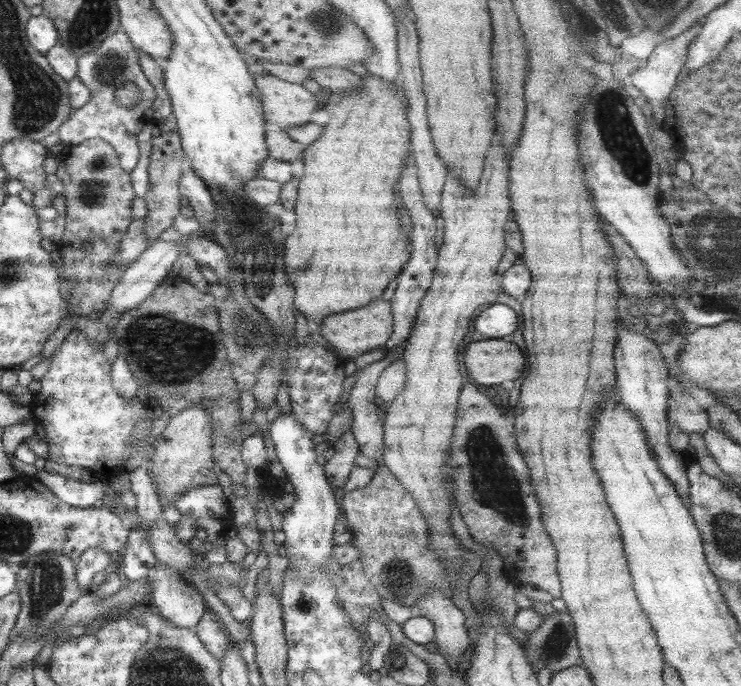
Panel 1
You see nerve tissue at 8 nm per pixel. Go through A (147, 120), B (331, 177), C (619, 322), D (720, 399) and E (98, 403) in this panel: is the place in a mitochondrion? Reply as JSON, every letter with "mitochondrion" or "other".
{"A":"other","B":"other","C":"other","D":"other","E":"other"}

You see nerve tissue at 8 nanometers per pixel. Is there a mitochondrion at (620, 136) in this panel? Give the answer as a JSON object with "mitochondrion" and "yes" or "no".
{"mitochondrion":"yes"}

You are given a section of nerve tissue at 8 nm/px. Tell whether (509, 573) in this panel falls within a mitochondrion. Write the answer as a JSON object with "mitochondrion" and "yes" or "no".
{"mitochondrion":"no"}

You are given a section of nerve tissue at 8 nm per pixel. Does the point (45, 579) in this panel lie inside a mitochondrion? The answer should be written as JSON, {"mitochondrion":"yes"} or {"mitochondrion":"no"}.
{"mitochondrion":"yes"}

